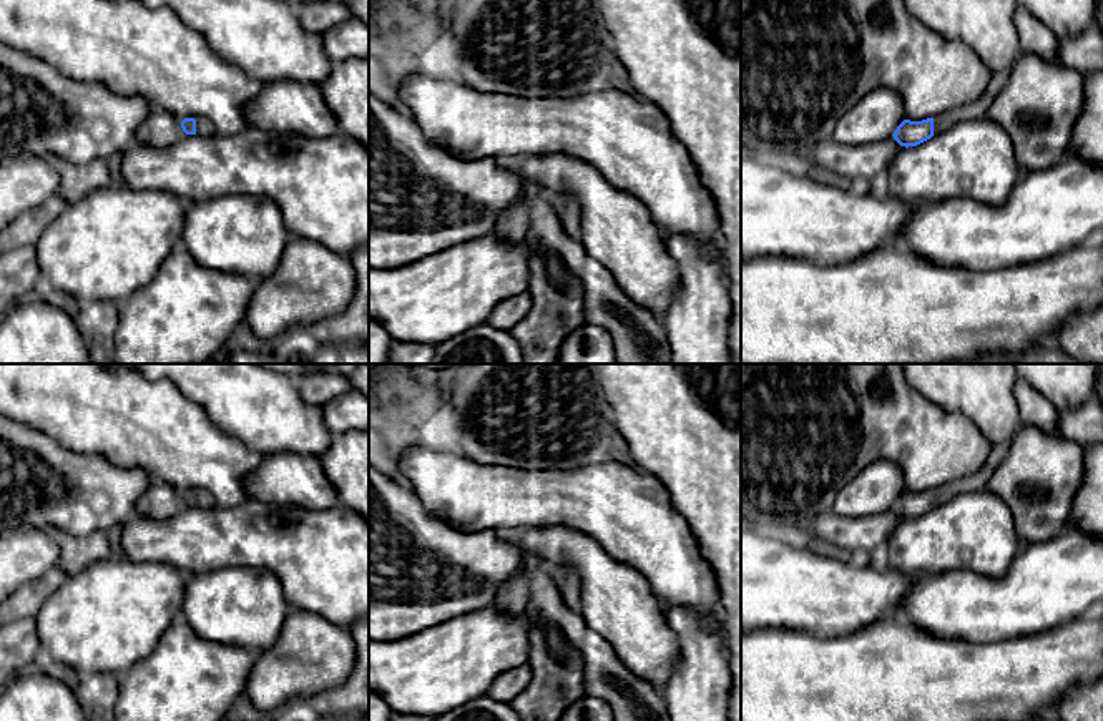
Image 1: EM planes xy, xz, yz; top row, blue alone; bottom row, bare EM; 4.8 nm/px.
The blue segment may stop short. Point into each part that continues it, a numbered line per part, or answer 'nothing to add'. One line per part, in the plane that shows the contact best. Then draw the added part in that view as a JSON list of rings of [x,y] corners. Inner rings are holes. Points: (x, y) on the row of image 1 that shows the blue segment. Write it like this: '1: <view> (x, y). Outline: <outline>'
1: xy (203, 125). Outline: [[[194,116],[194,120],[196,120],[196,135],[201,135],[201,136],[218,135],[214,125],[208,118]]]

